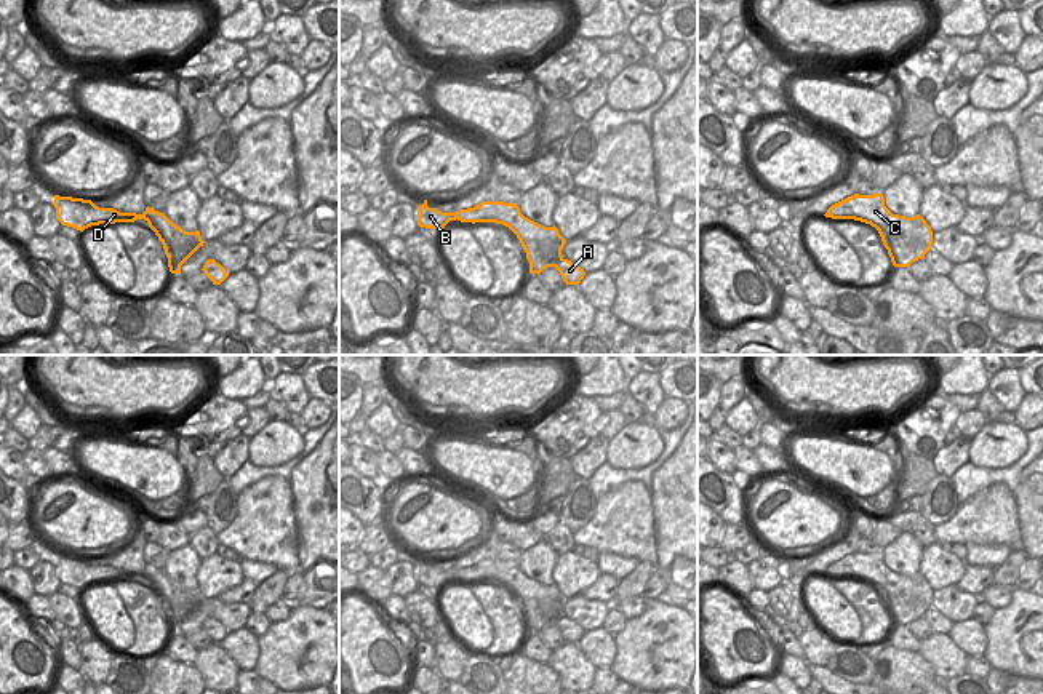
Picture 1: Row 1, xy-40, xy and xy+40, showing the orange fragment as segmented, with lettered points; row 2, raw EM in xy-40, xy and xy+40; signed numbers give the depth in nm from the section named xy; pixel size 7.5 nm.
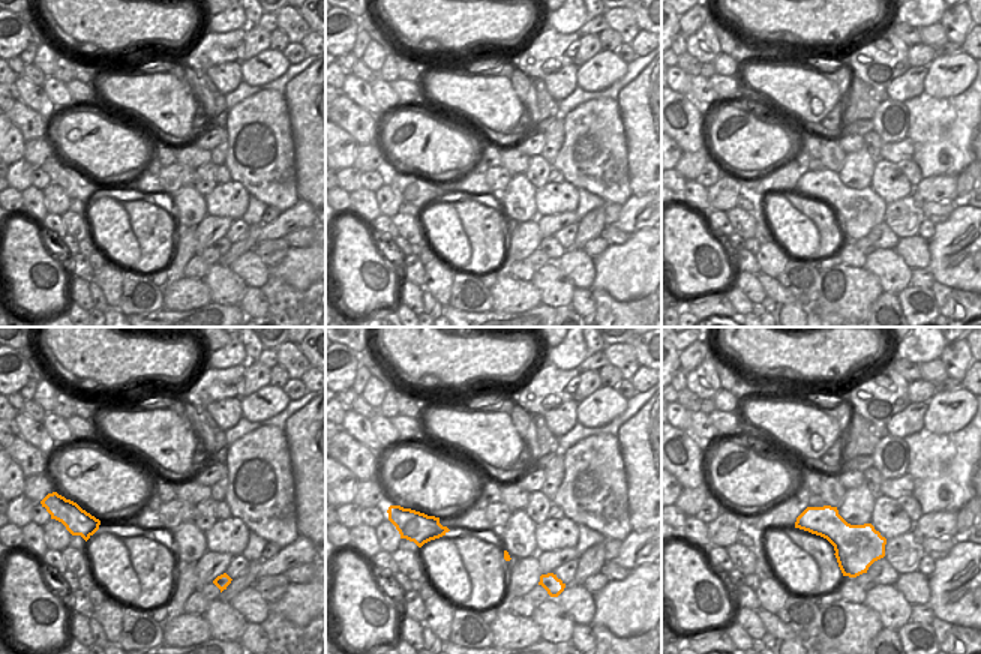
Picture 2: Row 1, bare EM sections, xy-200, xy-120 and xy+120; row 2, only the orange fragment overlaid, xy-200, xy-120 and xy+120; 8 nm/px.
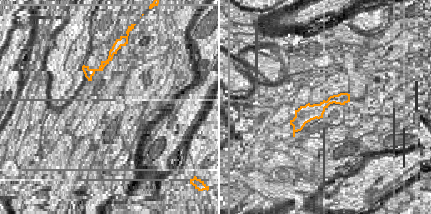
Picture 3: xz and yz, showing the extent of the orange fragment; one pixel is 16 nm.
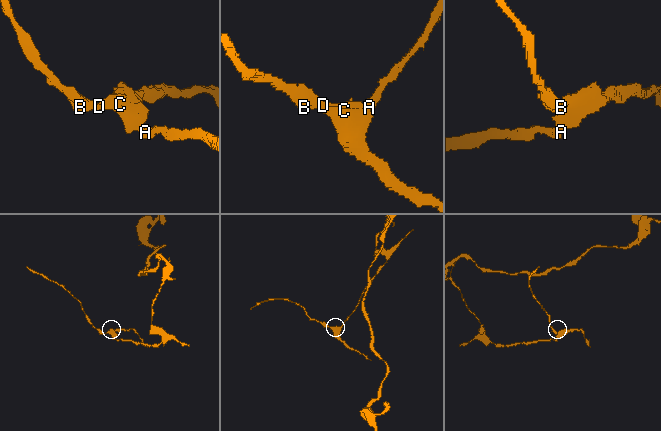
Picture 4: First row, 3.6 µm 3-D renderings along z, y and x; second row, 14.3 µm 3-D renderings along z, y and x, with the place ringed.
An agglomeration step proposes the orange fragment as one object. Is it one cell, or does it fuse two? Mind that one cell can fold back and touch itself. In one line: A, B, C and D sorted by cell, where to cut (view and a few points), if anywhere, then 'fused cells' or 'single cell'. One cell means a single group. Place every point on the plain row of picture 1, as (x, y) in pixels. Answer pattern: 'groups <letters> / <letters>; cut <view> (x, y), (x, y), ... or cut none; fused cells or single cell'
groups A / B C D; cut xy (562, 616), (552, 624); fused cells

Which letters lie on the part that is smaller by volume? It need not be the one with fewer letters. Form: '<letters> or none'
B, C, D

